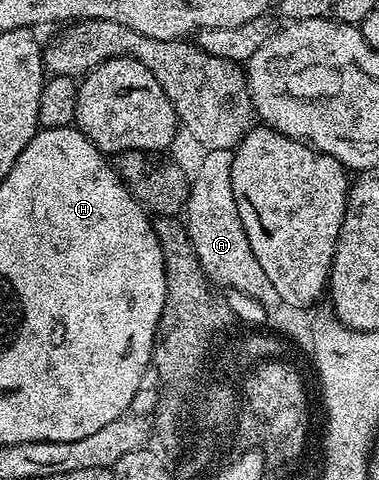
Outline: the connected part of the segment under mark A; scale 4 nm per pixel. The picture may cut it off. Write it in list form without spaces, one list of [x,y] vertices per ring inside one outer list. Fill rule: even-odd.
[[[180,128],[169,148],[170,158],[187,175],[188,197],[185,208],[185,226],[194,251],[201,261],[202,269],[220,286],[227,285],[233,291],[249,295],[266,305],[278,302],[275,288],[270,284],[265,269],[253,254],[245,233],[237,203],[233,198],[232,187],[232,150],[211,150],[201,157],[199,144],[190,140],[188,131]]]

